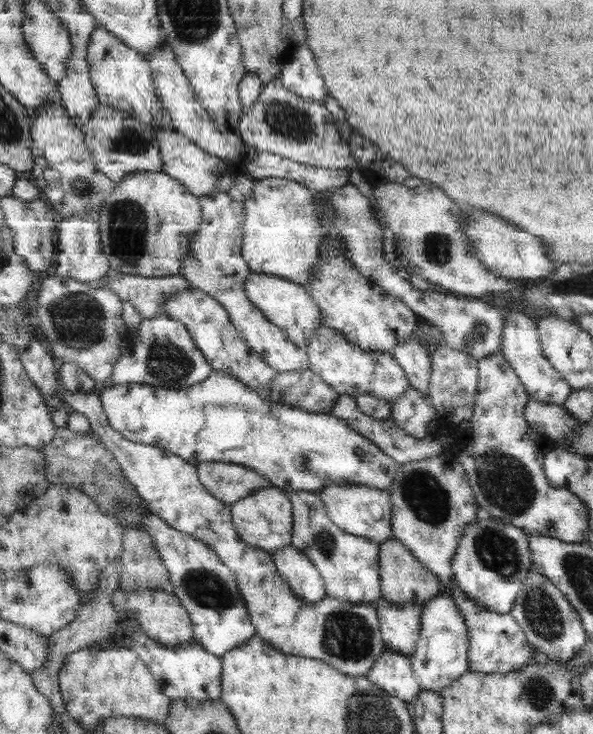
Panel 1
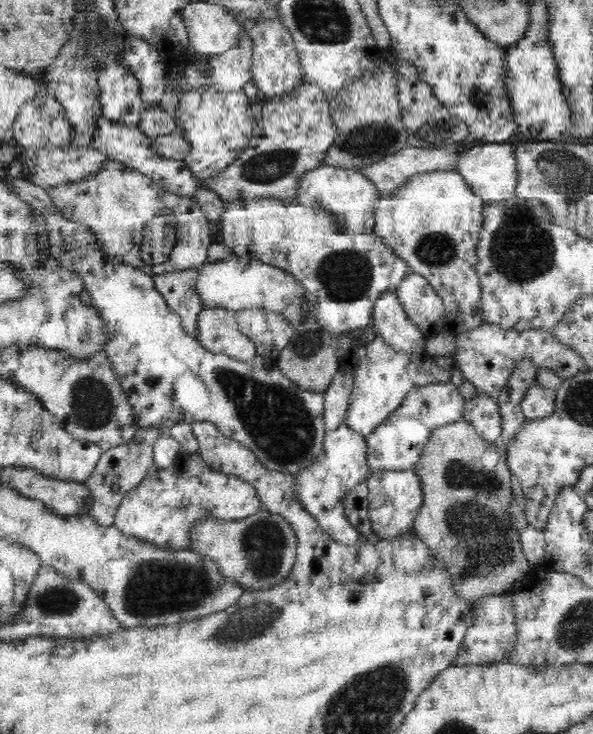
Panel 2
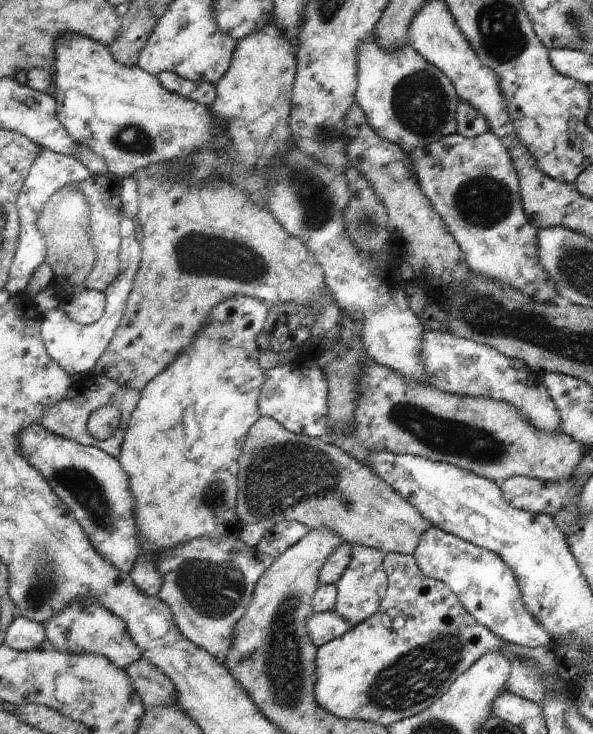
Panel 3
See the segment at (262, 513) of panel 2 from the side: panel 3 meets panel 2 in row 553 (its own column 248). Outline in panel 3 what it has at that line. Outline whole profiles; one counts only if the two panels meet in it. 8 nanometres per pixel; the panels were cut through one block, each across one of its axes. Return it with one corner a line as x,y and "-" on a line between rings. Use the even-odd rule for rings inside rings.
161,163
150,164
133,174
137,178
140,194
138,220
144,237
142,261
137,271
133,290
122,323
111,341
110,347
99,359
90,376
109,377
117,384
130,389
144,389
158,374
195,342
215,306
235,298
249,296
272,307
293,302
313,306
316,311
313,334
307,344
325,344
327,340
339,340
342,318
345,313
326,283
326,274
307,244
283,228
274,214
261,210
248,194
233,188
225,180
205,184
205,188
191,188
187,182
167,182
169,172
161,170

